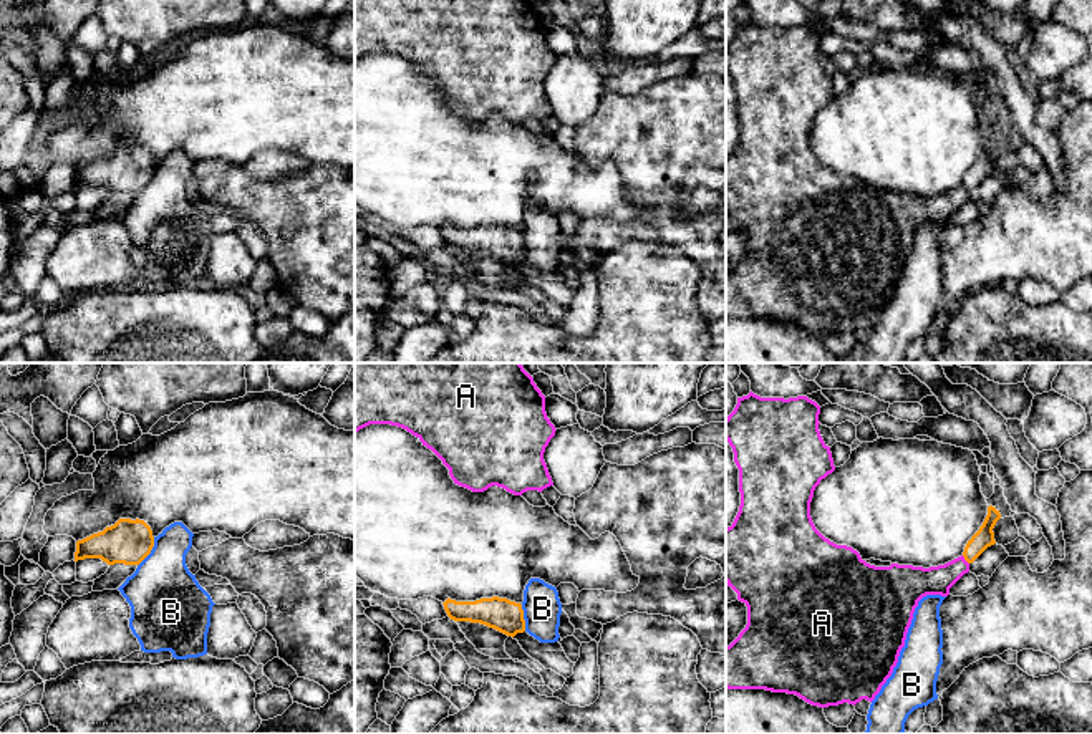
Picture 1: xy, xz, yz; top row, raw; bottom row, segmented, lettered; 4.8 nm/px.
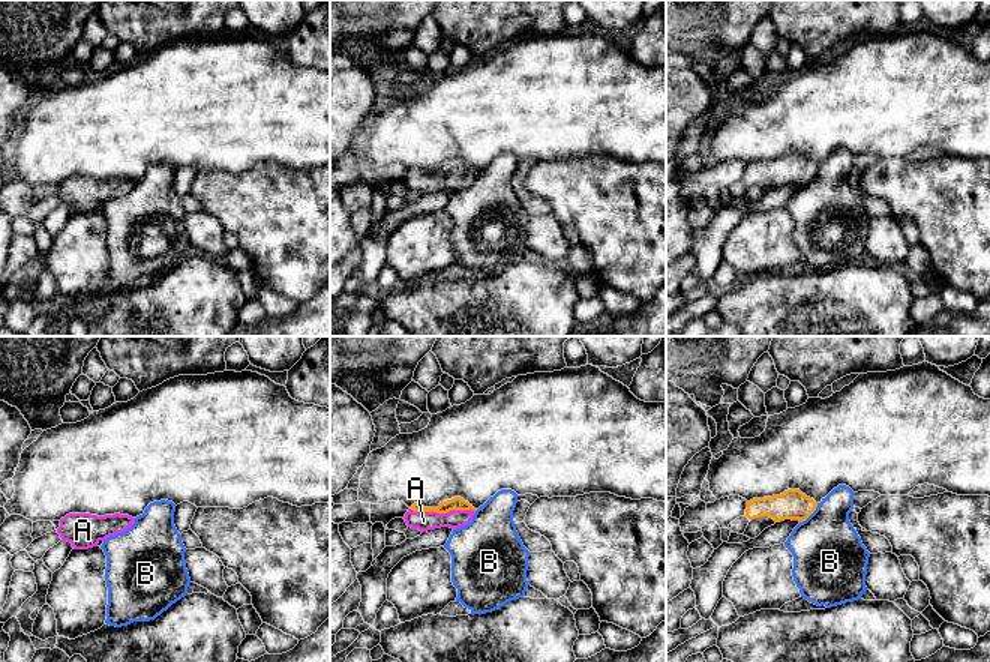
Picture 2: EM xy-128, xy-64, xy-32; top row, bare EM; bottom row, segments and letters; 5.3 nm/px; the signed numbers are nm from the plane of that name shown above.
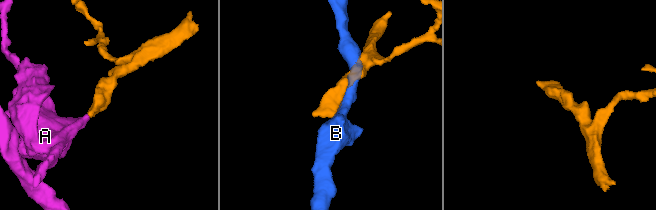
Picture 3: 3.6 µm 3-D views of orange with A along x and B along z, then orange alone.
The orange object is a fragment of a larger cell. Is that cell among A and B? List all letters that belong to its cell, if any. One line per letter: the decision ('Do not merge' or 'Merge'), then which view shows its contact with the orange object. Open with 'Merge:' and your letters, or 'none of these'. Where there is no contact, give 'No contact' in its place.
Merge: A
A: Merge. Touches orange in yz
B: Do not merge. Touches orange in xy

